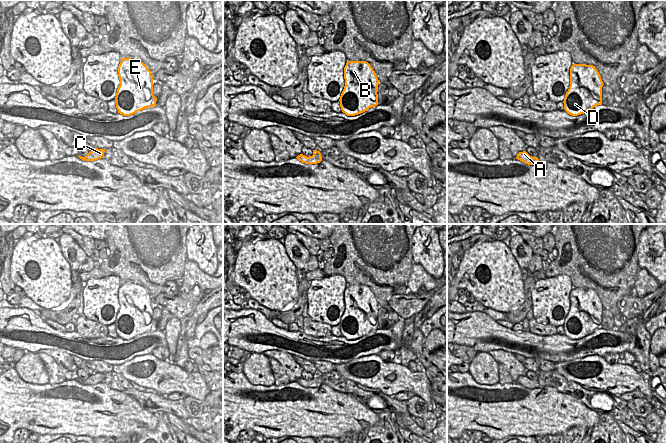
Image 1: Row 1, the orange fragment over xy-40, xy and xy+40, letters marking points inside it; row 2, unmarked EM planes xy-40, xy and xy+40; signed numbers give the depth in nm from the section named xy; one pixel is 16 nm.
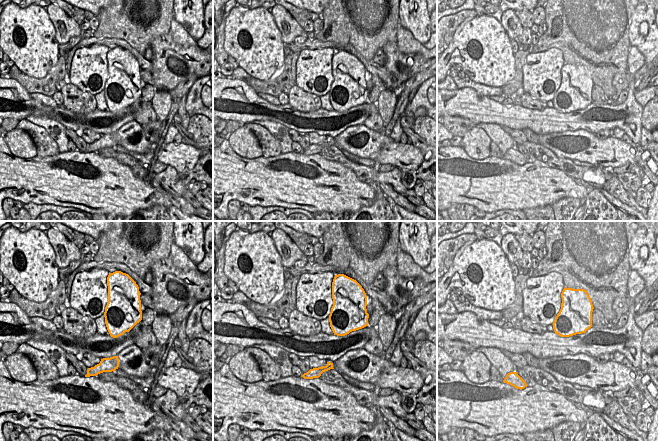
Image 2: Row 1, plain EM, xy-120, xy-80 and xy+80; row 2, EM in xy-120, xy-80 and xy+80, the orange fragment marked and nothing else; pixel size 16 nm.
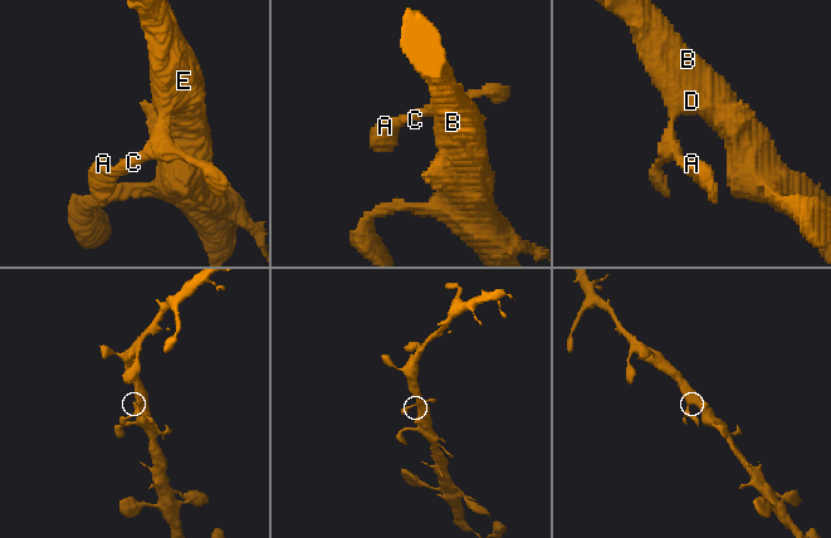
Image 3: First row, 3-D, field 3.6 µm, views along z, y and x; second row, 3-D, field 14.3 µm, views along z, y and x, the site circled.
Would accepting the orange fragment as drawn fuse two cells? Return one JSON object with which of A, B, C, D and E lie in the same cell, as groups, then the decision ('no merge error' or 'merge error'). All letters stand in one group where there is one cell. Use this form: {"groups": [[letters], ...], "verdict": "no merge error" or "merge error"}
{"groups": [["A", "B", "C", "D", "E"]], "verdict": "no merge error"}

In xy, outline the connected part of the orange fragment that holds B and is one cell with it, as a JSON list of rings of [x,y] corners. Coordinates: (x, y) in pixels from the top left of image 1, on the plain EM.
[[[347,285],[344,291],[345,310],[340,331],[347,340],[355,340],[378,329],[379,304],[366,285]]]

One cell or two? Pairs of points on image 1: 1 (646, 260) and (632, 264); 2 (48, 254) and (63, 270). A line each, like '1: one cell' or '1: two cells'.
1: two cells
2: one cell

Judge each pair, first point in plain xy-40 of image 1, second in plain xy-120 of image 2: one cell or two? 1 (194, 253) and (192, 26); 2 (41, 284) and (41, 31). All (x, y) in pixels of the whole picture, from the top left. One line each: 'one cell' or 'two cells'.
1: one cell
2: one cell

